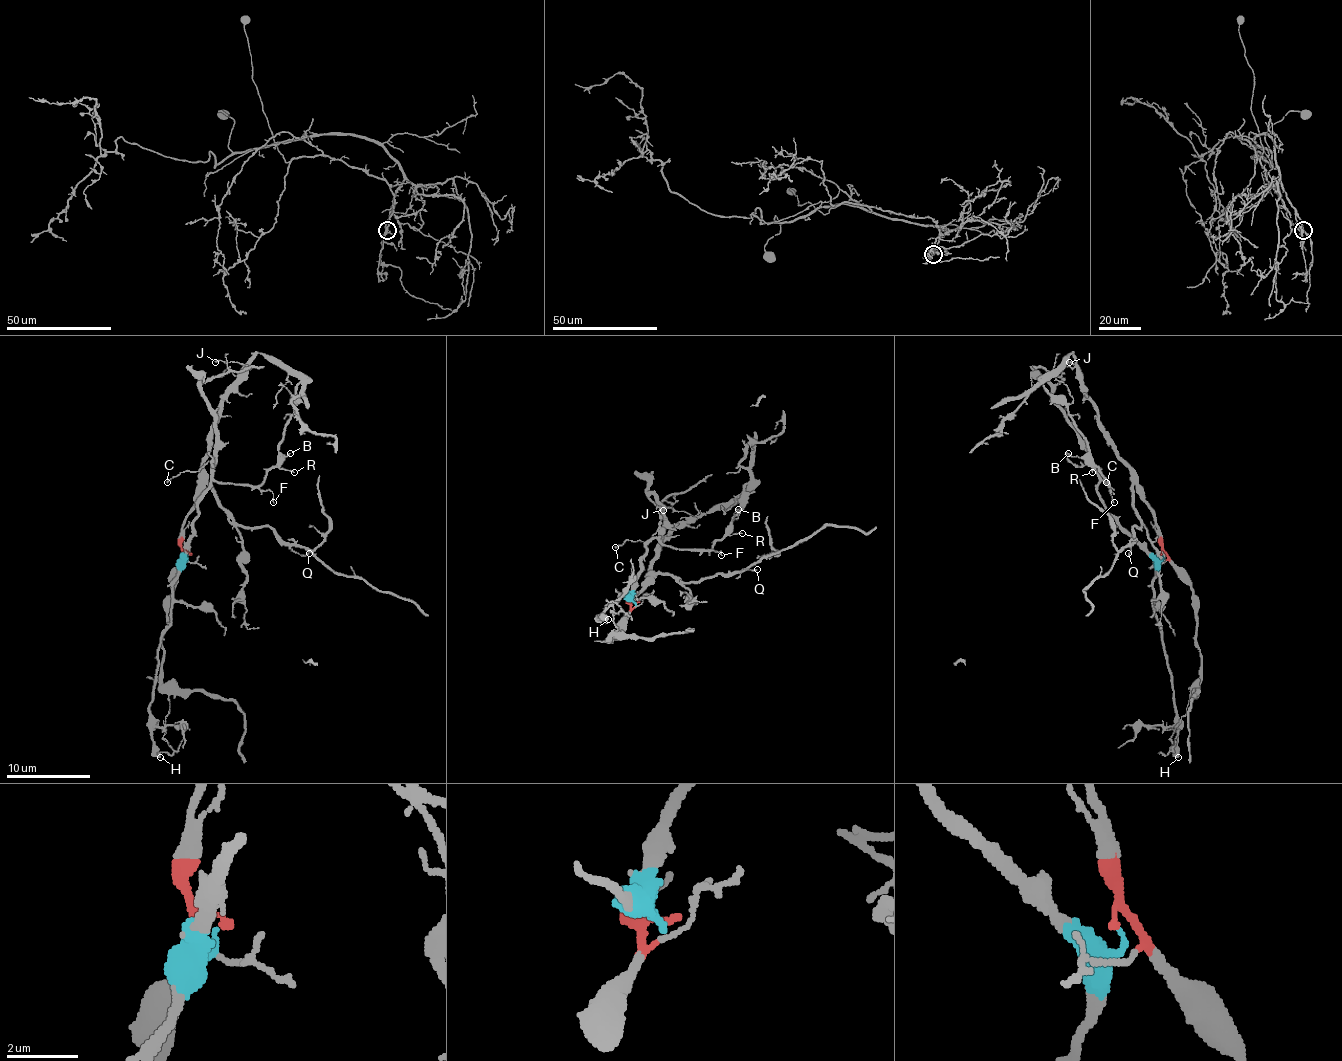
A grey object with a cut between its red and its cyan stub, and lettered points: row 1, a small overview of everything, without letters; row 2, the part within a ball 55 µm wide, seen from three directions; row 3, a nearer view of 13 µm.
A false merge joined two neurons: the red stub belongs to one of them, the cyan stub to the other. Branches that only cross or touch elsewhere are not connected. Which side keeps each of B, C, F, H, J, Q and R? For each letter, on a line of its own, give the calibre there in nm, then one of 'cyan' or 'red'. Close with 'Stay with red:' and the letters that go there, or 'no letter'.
B: 100 nm | cyan
C: 100 nm | cyan
F: 100 nm | cyan
H: 400 nm | cyan
J: 130 nm | red
Q: 110 nm | red
R: 110 nm | cyan
Stay with red: J, Q

